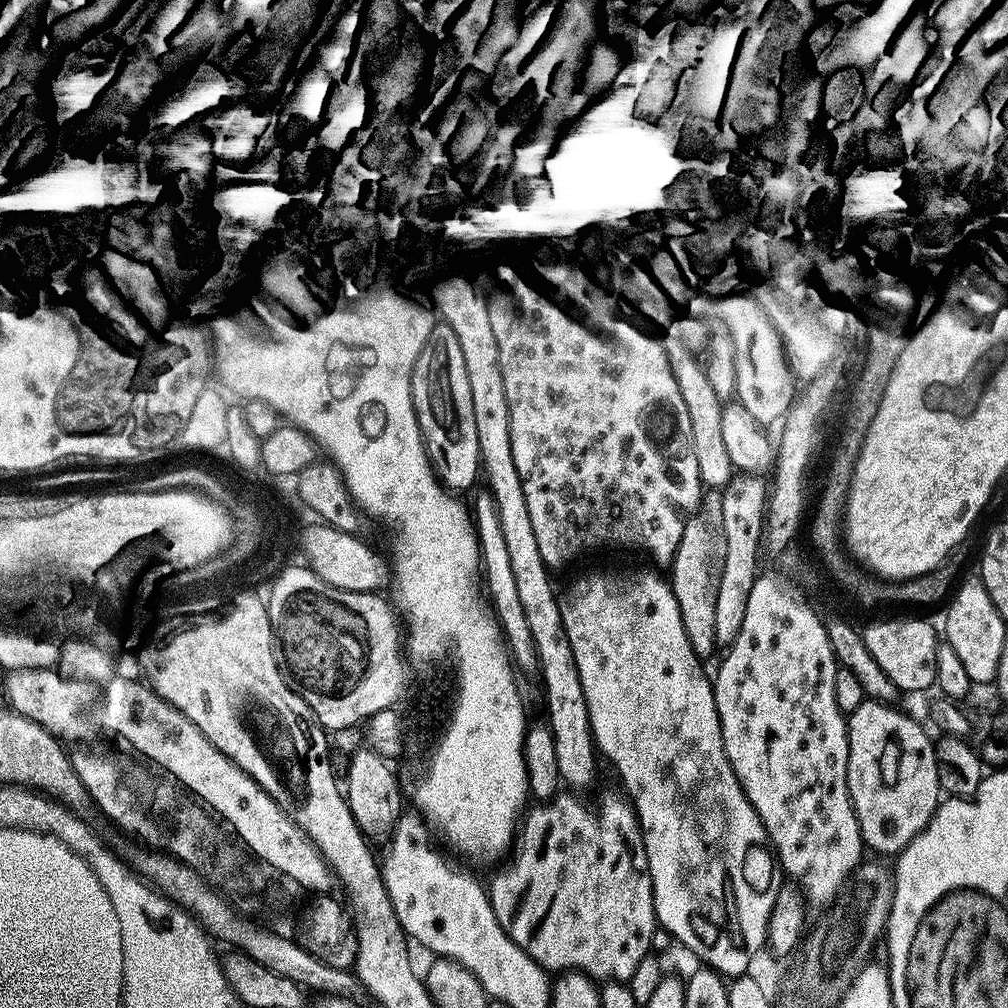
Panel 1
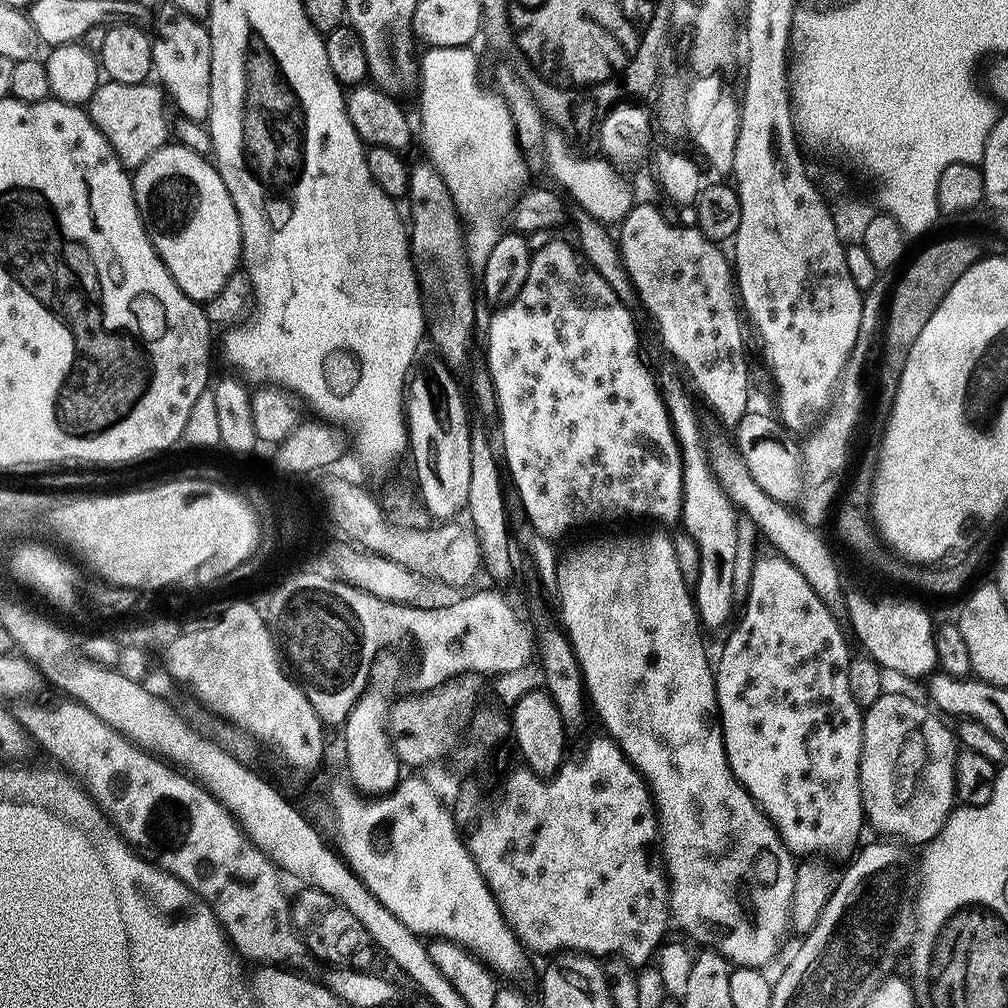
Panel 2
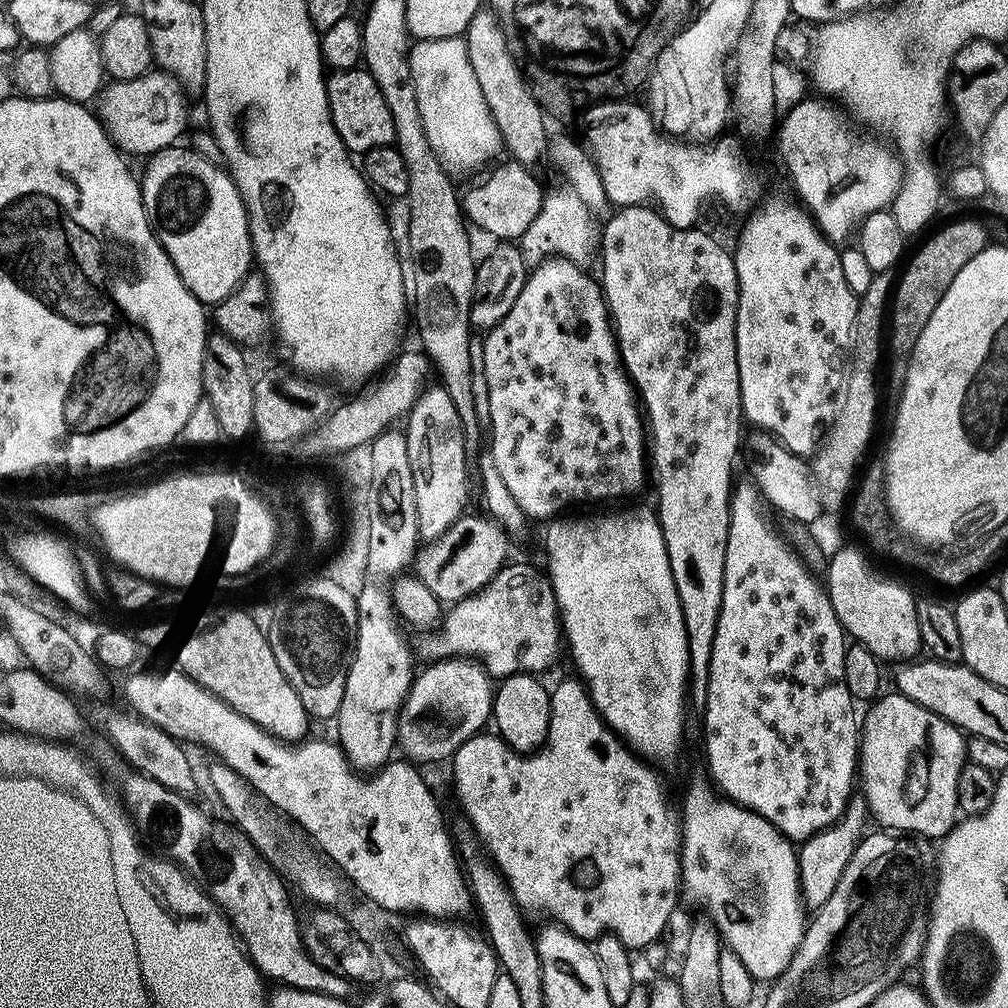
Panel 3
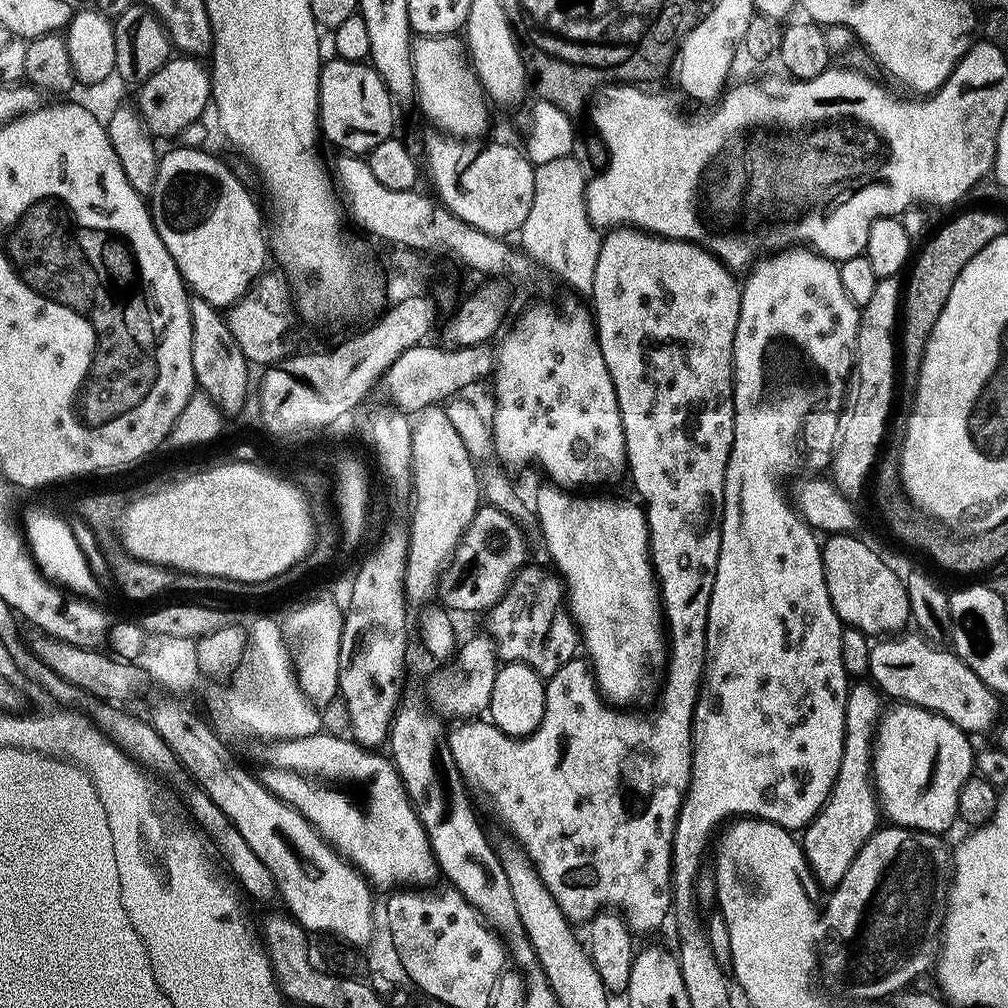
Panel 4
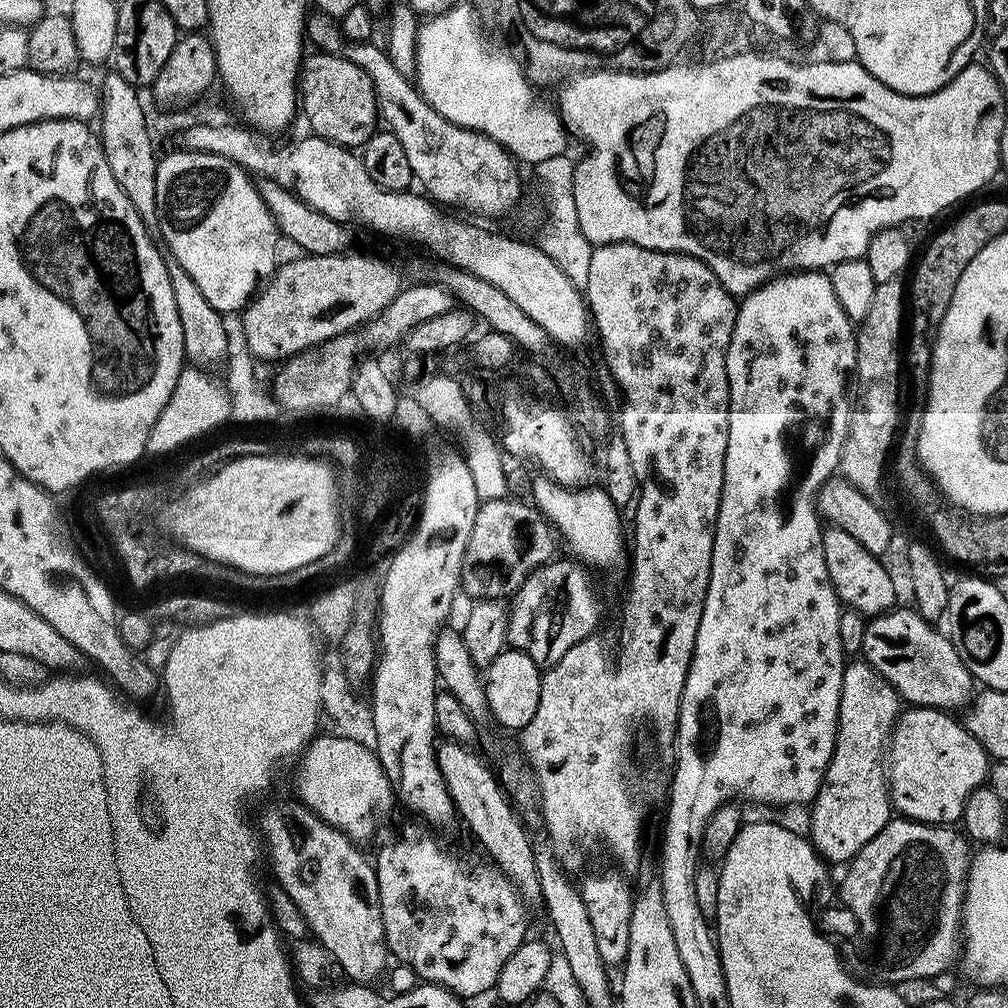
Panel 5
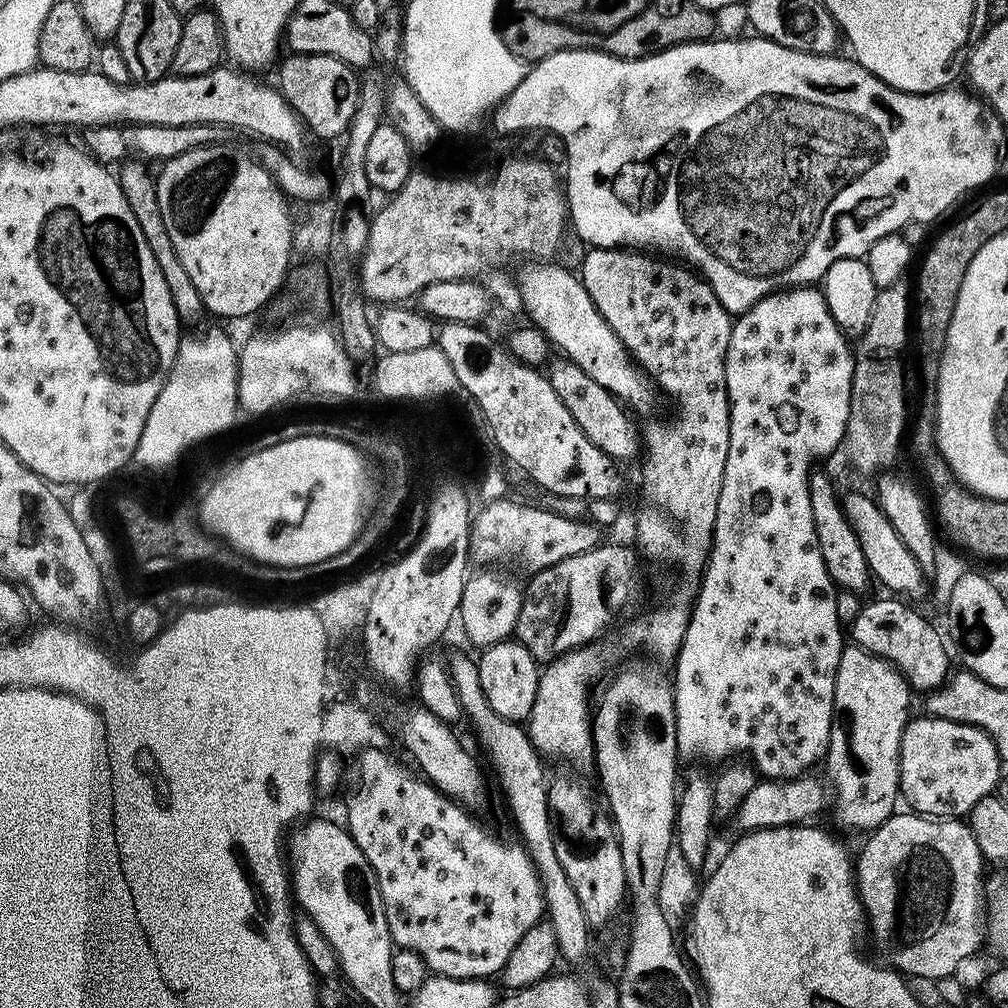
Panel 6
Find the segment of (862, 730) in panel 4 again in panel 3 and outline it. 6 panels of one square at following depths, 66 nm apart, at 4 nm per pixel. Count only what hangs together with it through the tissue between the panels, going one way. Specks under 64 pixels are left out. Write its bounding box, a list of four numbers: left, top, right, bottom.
[799,799,870,909]

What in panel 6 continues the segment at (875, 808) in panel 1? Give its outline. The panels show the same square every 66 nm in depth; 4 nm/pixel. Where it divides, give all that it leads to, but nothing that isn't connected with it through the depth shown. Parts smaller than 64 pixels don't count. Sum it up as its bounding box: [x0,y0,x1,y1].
[900,714,1002,818]

